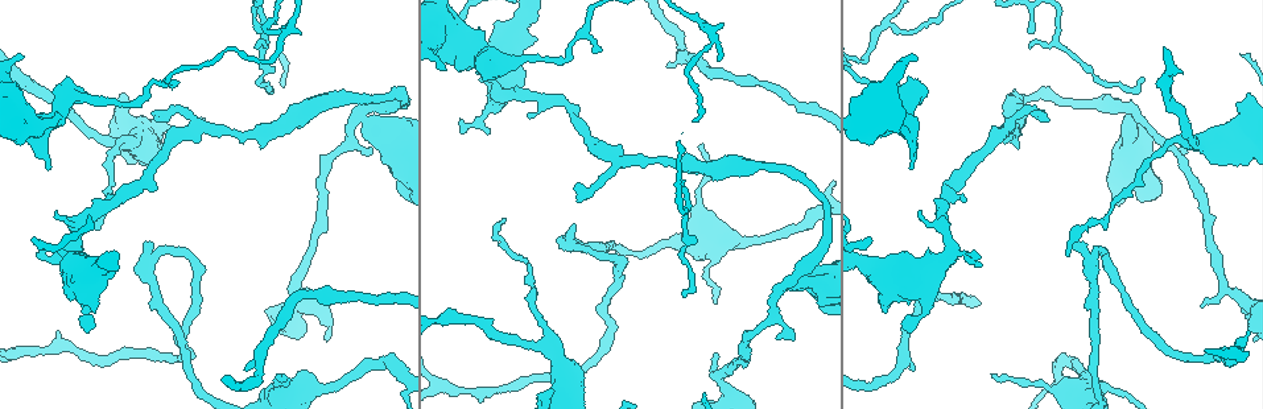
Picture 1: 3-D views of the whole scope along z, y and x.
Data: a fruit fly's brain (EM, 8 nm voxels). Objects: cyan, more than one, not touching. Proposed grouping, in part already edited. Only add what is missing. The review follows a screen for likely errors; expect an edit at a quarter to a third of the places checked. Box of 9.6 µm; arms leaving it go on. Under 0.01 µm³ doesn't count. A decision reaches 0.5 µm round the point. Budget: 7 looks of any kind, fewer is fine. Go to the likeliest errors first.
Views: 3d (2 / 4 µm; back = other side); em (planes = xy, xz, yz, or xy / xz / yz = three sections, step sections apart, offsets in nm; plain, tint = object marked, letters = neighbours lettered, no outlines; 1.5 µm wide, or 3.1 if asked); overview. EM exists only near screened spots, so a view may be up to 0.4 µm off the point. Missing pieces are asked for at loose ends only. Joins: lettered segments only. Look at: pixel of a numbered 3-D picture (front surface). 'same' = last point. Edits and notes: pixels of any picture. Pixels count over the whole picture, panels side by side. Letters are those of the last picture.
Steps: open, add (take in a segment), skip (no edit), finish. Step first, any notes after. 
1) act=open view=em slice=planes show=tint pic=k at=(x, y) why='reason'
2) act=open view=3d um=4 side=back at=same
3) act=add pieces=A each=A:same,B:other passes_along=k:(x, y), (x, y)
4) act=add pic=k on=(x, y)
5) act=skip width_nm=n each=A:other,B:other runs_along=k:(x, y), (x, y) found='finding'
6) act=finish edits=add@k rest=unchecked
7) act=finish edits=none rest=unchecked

act=open view=3d um=2 pic=1 at=(55, 111) why='an open end'

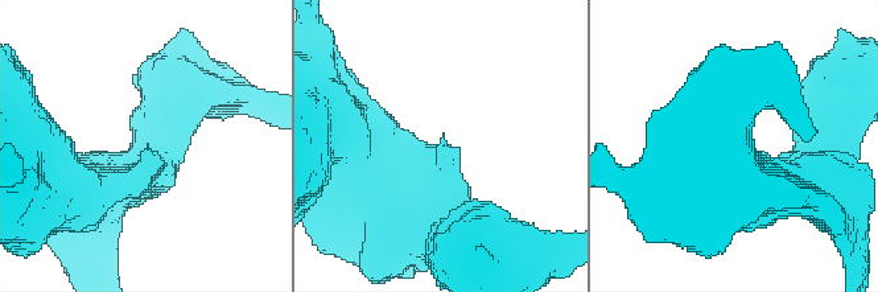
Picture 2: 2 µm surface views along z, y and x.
act=open view=em slice=planes show=tint pic=2 at=(446, 145)

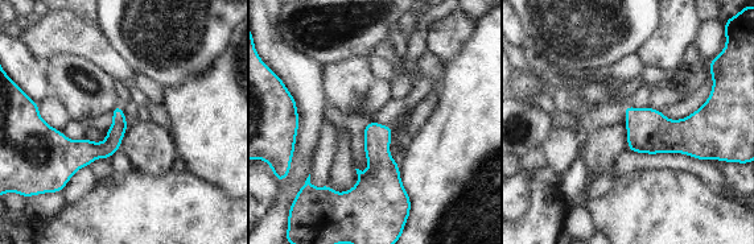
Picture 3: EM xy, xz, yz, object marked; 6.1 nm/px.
act=open view=em slice=planes show=letters at=same why='see the neighbours'

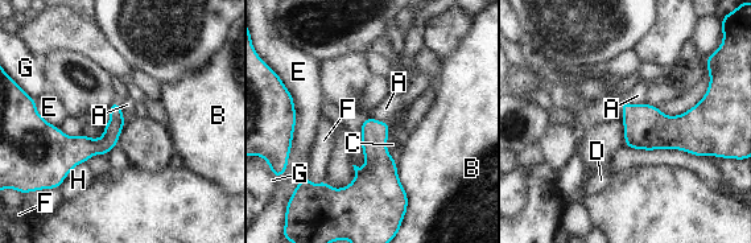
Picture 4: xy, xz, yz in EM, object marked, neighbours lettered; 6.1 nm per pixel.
act=skip each=A:other,B:other,C:other,D:other,E:other,F:other,G:other,H:other border=4:(119, 104), (126, 124) found='no lettered segment goes on from it'

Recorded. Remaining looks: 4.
act=open view=3d um=4 pic=1 at=(577, 202)

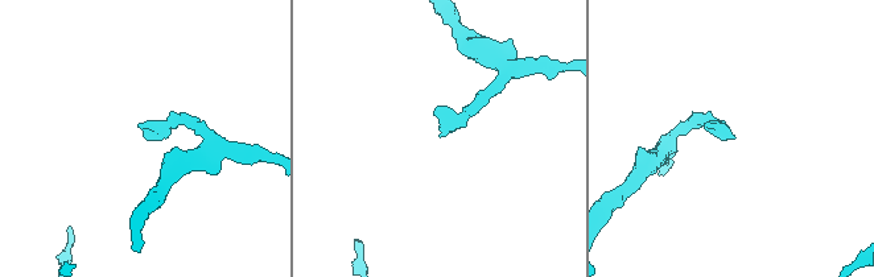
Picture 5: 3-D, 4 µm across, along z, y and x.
act=open view=em slice=planes show=plain pic=5 at=(439, 136)

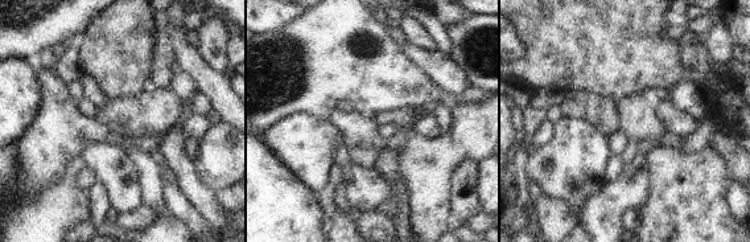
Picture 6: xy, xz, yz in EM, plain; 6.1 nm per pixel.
act=open view=em slice=planes show=letters at=same

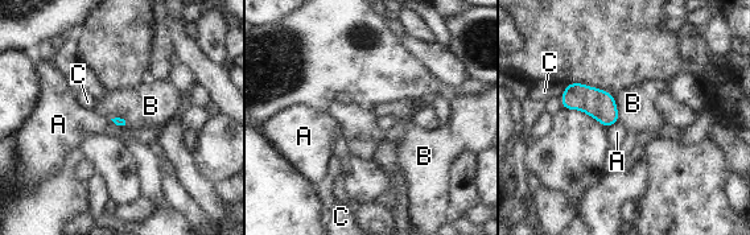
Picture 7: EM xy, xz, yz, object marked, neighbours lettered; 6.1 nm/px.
act=skip each=A:other,B:other,C:other border=7:(614, 97), (619, 122) found='none of them fits'

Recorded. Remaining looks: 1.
act=finish edits=none rest=unchecked

